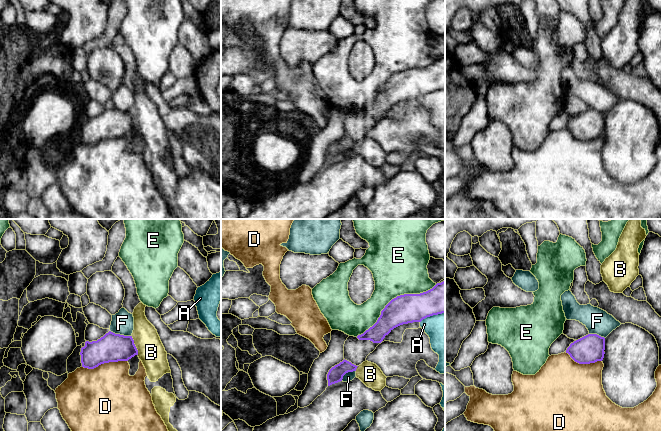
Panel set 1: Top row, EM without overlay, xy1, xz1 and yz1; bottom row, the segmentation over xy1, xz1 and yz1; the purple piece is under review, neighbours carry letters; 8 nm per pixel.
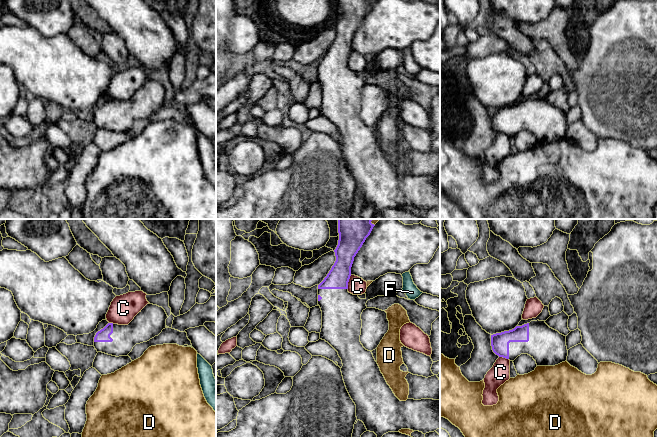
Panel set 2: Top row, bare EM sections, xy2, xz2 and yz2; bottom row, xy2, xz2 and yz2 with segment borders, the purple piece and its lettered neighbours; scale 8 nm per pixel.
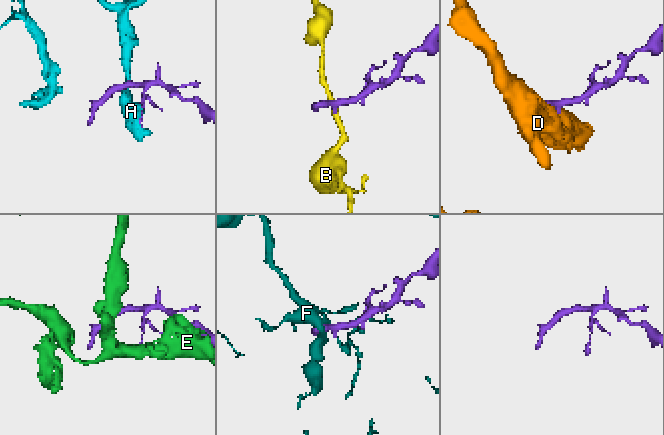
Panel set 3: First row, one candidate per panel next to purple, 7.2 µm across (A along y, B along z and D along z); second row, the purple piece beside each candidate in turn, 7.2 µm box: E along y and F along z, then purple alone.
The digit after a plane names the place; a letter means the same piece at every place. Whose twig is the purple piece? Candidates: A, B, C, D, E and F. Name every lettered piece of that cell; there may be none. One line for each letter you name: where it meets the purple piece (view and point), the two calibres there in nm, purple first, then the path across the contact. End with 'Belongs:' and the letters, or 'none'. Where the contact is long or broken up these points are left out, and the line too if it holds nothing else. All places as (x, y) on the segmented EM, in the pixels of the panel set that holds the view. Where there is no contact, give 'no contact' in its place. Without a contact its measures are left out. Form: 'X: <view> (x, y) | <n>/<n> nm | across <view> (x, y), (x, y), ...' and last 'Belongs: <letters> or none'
Belongs: none

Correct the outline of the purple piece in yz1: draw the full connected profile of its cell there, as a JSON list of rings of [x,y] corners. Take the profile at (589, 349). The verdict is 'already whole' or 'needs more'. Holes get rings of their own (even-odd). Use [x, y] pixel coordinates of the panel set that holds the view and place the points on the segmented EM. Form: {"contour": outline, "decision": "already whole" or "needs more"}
{"contour": [[[588,334],[567,348],[566,353],[579,364],[590,364],[604,358],[605,338],[597,334]]], "decision": "already whole"}

